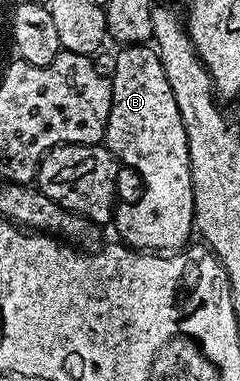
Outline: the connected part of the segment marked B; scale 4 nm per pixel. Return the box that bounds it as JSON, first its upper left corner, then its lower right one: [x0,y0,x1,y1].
[104,45,194,251]

